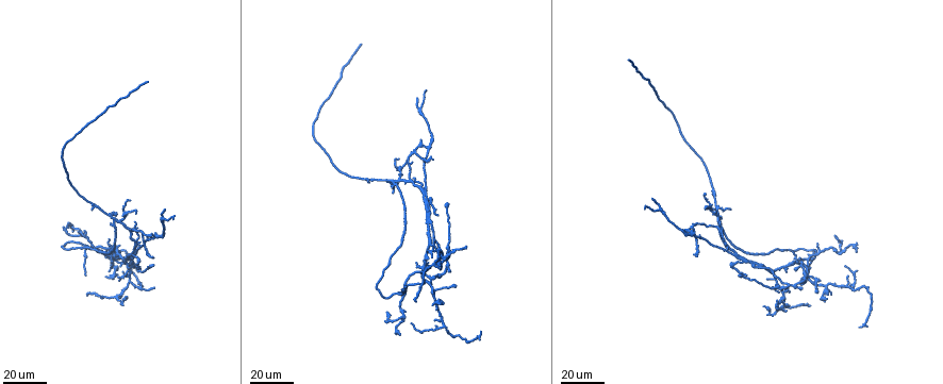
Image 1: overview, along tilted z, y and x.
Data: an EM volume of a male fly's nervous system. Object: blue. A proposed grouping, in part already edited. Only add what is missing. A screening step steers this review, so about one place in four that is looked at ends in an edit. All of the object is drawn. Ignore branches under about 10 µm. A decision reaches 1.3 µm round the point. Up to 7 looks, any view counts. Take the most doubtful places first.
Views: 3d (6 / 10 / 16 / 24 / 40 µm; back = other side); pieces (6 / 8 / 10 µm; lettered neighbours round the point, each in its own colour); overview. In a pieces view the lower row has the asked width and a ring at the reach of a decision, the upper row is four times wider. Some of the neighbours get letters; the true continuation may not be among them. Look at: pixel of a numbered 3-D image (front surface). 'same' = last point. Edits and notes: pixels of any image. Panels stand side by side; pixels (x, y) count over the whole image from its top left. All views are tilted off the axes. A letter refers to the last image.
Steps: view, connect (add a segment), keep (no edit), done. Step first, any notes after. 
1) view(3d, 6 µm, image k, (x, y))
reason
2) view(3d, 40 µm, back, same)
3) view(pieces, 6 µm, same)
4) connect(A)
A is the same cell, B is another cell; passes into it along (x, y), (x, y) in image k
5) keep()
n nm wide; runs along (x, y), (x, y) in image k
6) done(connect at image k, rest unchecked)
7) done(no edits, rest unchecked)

view(3d, 40 µm, image 1, (630, 60))

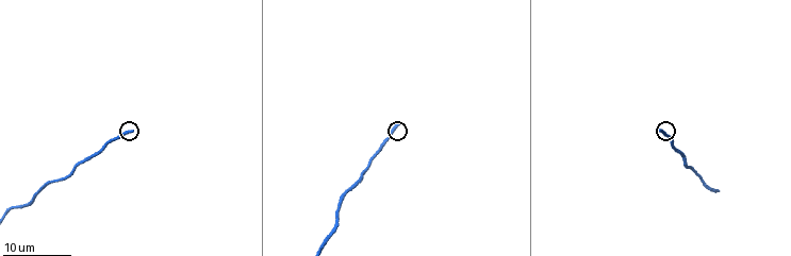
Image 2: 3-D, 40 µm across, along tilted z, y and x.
view(pieces, 6 µm, image 2, (397, 125))
what lies round it

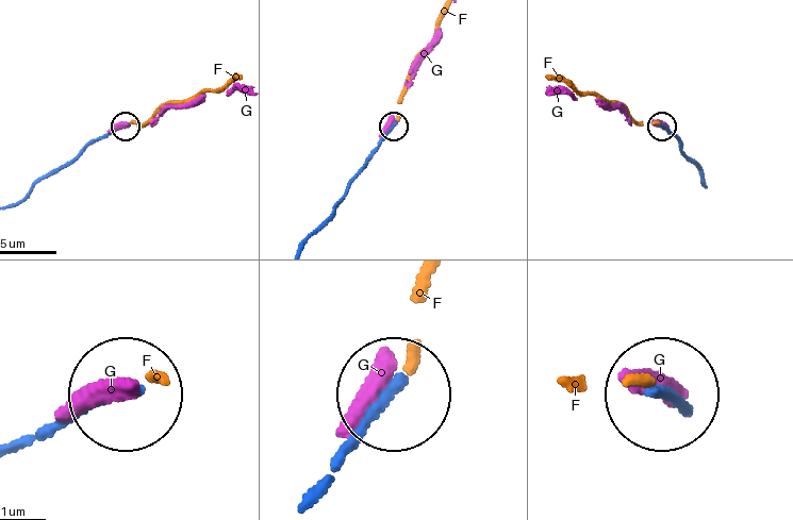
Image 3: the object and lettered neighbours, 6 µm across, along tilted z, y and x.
keep()
220 nm wide; F and G are other cells; runs along (306, 241), (333, 213), (393, 128) in image 3; none of them fits

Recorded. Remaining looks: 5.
view(3d, 40 µm, image 1, (394, 193))
branch stops here

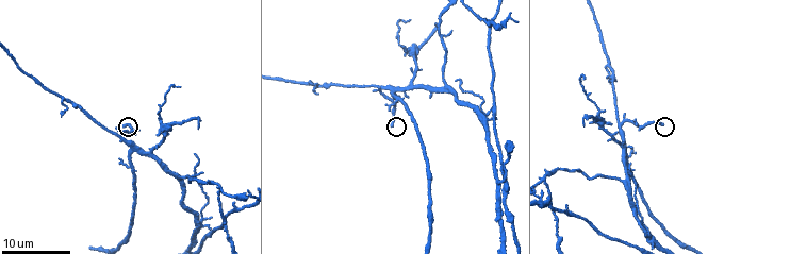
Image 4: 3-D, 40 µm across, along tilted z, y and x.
view(pieces, 8 µm, image 4, (661, 125))

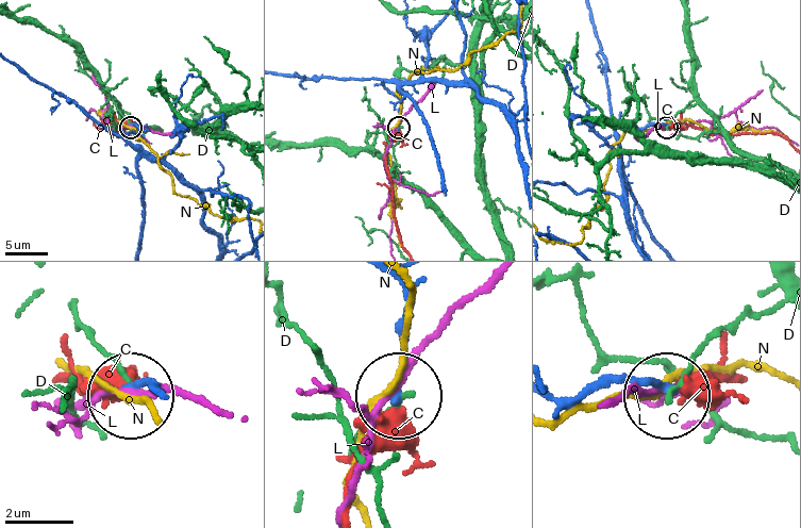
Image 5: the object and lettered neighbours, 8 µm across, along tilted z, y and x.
connect(C)
200 nm wide; C is the same cell, D, L and N are other cells; passes into it along (591, 390), (655, 380), (679, 390), (734, 384) in image 5; it goes on there

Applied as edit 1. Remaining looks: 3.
view(overview)

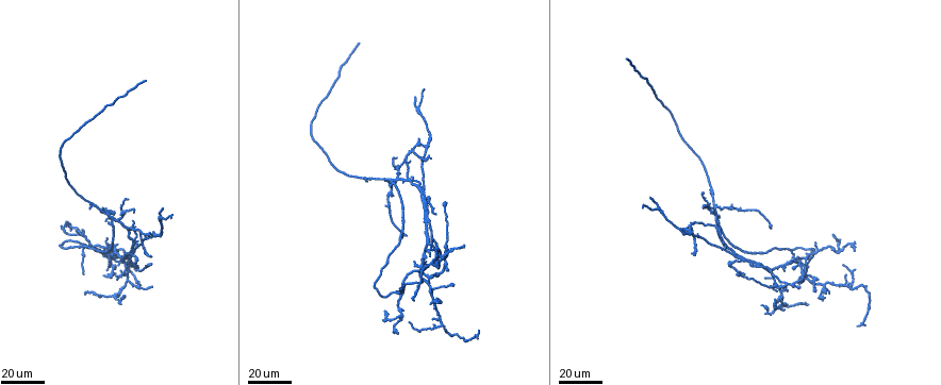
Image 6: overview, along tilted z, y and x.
view(3d, 24 µm, image 6, (415, 99))
an open end

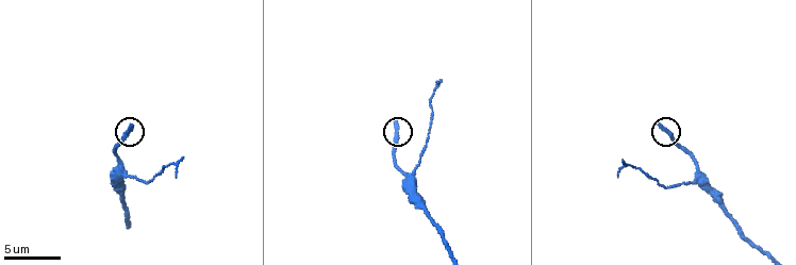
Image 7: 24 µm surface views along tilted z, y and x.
view(pieces, 6 µm, image 7, (659, 126))
see the neighbours

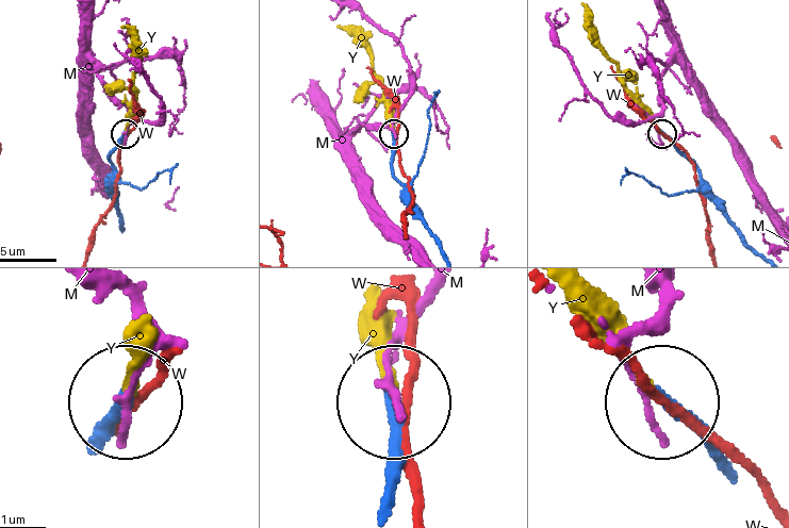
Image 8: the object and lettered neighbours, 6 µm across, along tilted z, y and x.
connect(Y)
Y is the same cell, M and W are other cells; it goes on there

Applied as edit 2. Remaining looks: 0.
done(connect at image 5, connect at image 8, rest unchecked)

